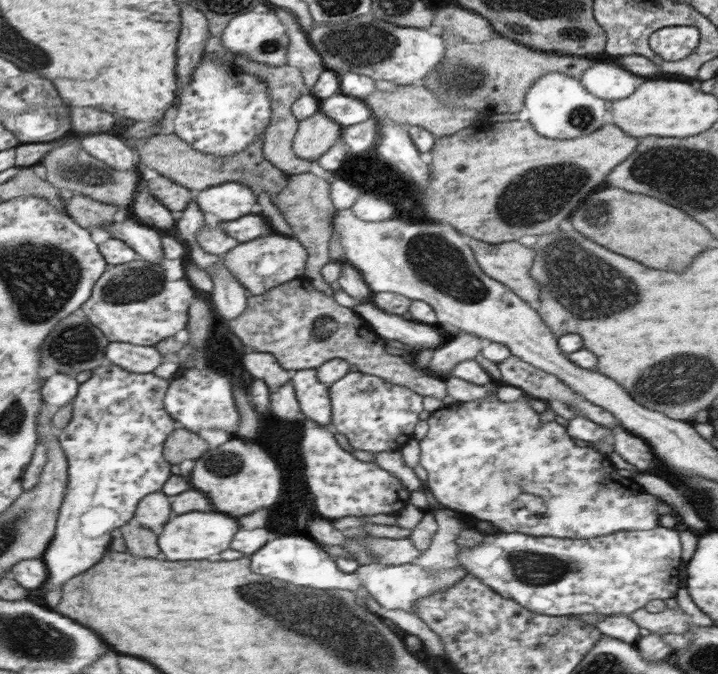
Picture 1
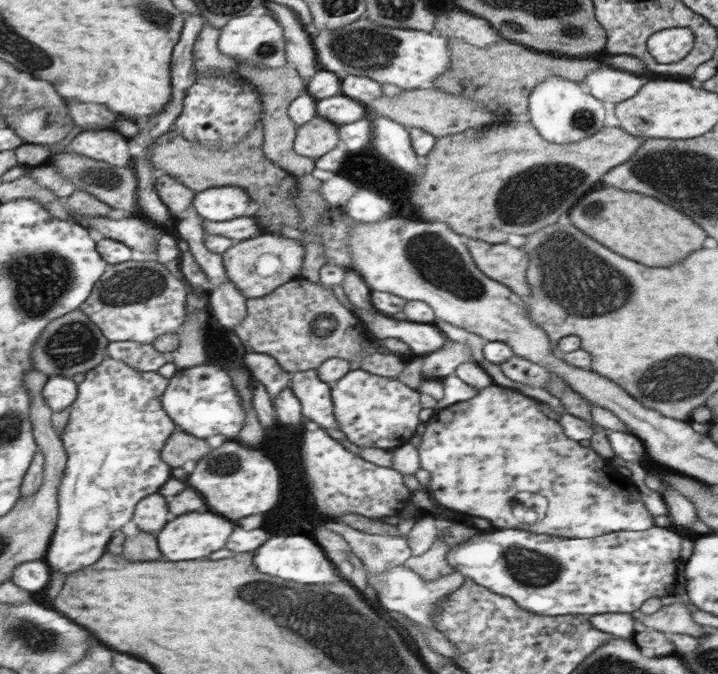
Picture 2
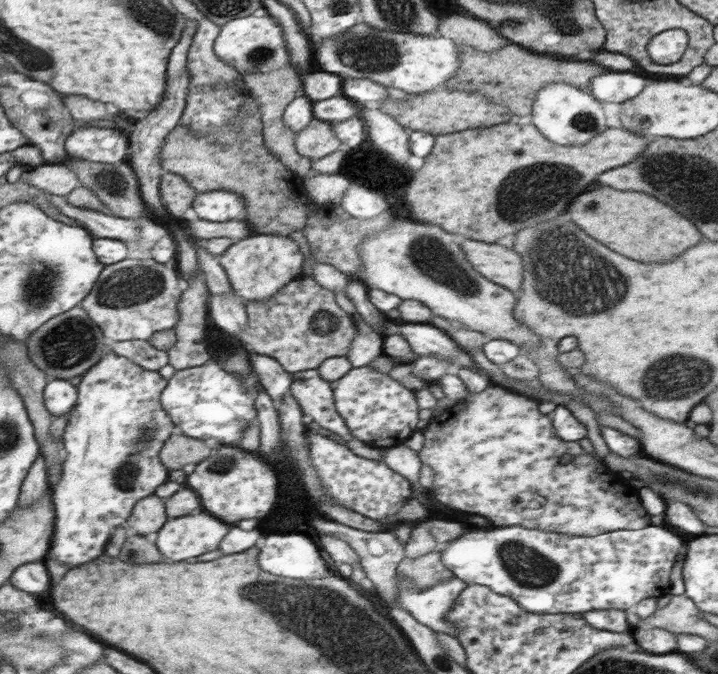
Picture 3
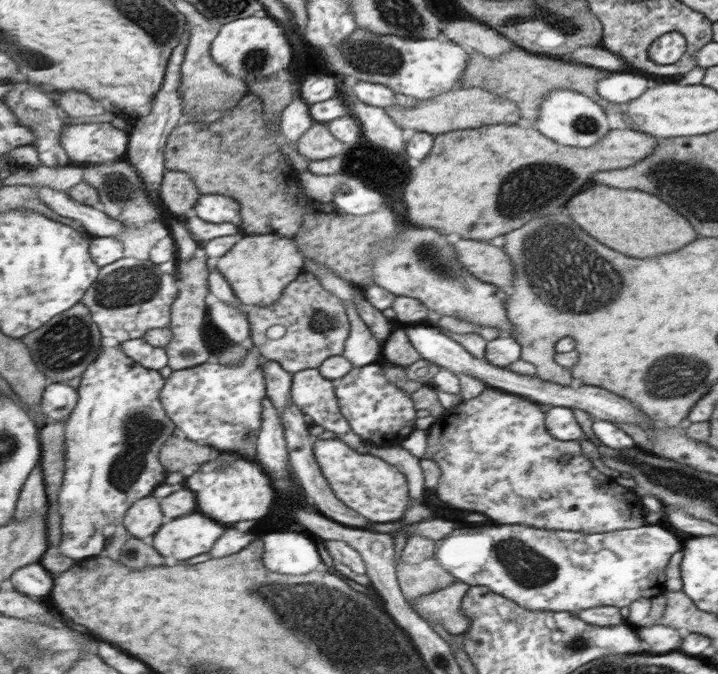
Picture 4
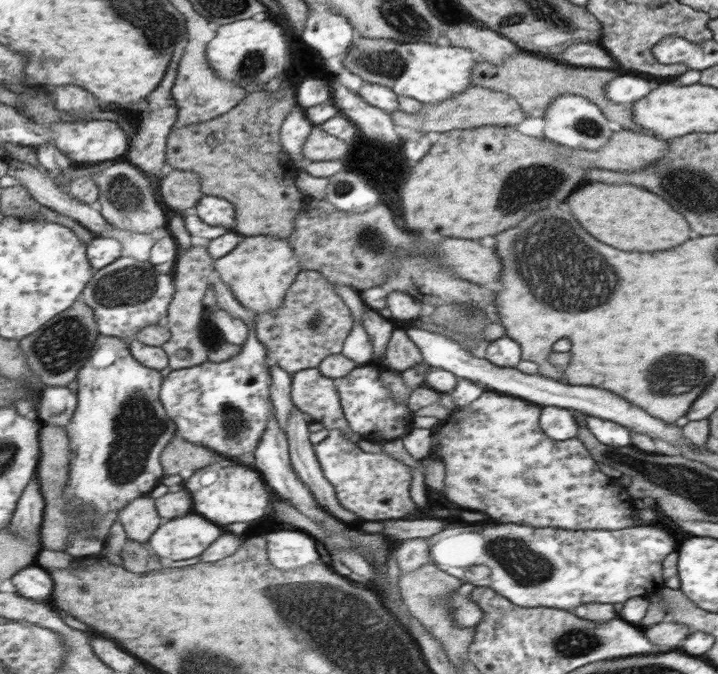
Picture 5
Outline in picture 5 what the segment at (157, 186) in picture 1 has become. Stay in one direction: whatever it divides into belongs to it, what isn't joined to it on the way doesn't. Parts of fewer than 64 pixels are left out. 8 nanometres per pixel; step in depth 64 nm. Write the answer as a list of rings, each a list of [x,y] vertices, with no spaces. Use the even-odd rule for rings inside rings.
[[[174,169],[158,183],[164,203],[168,204],[172,211],[179,213],[196,207],[205,196],[200,175],[196,172]]]

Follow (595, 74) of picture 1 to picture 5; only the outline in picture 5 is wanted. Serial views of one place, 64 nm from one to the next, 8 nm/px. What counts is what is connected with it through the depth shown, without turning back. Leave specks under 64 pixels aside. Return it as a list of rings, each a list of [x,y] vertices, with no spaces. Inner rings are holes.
[[[618,76],[616,82],[608,82],[604,91],[607,92],[608,99],[627,106],[644,98],[654,88],[656,88],[656,82],[636,78],[636,76]]]

